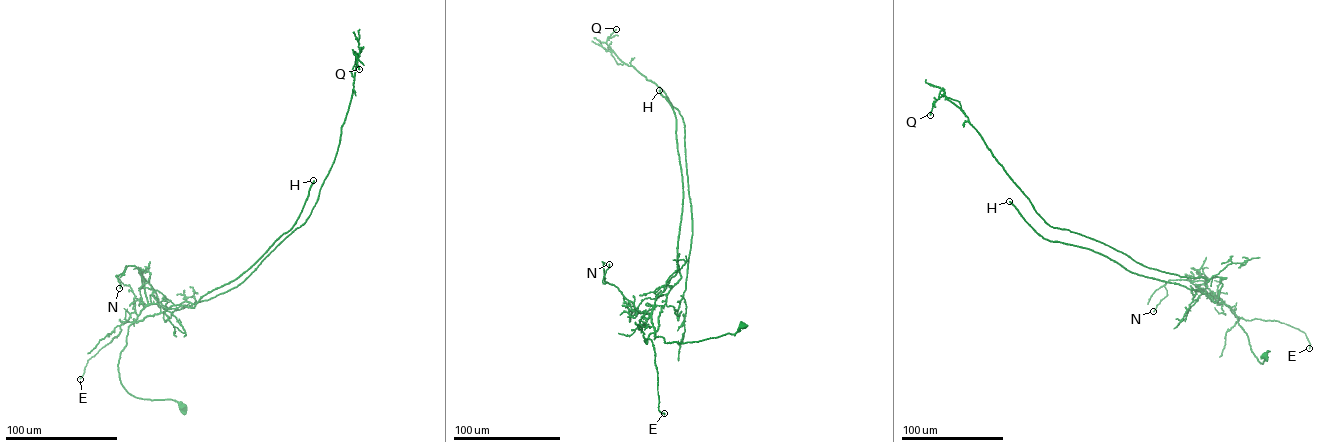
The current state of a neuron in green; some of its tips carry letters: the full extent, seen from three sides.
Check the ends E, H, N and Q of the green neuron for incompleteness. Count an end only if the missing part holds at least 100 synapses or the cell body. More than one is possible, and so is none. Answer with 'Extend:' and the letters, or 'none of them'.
Extend: H

